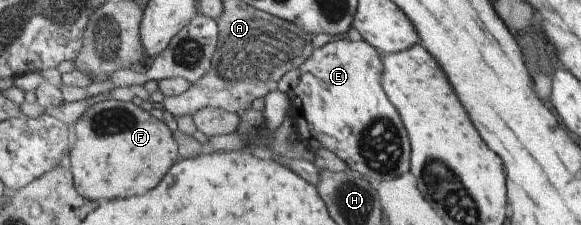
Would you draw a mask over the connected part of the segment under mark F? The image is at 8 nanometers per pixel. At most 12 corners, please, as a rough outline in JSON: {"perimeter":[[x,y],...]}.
{"perimeter":[[132,101],[72,128],[87,198],[147,194],[181,160],[173,131]]}

